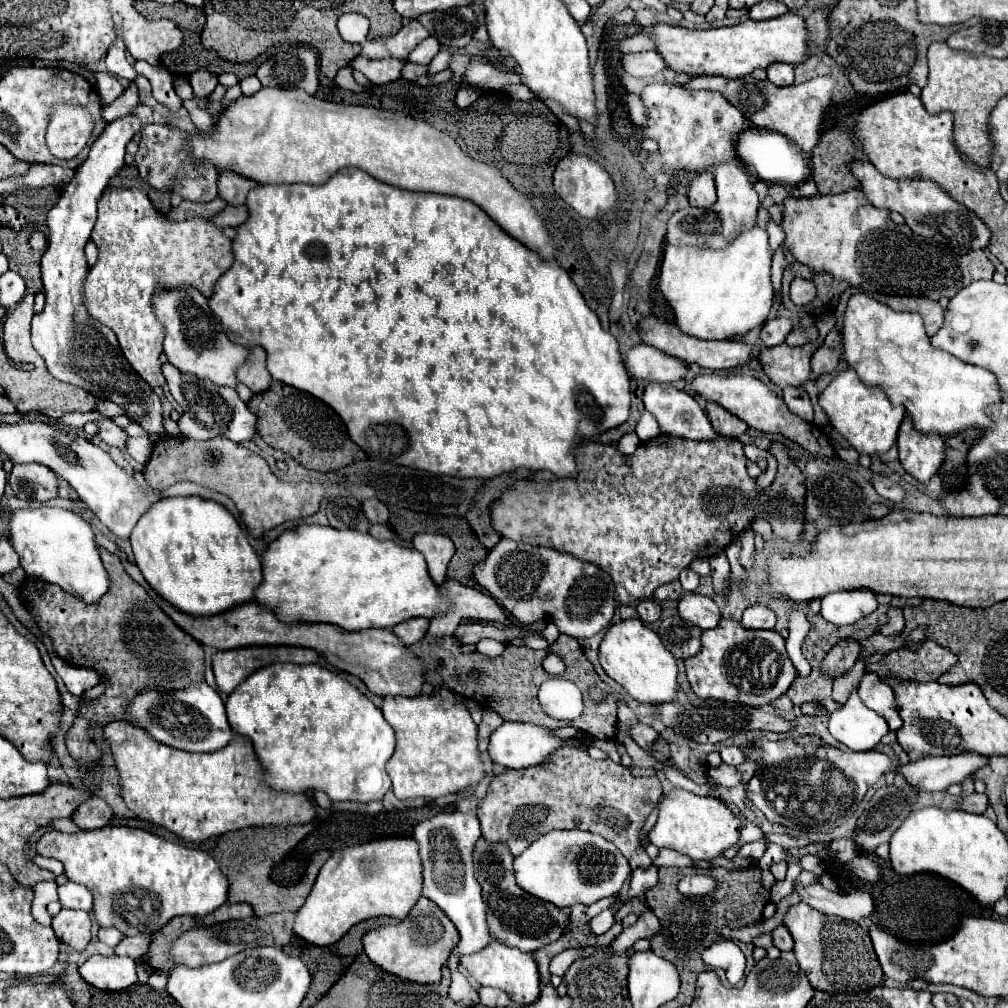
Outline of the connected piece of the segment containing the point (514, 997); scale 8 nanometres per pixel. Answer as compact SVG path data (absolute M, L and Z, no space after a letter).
M491 941L481 951L461 957L461 965L471 973L471 977L479 985L501 989L509 995L511 1001L527 1005L539 997L539 973L537 973L537 963L535 963L531 953L523 953L519 949L499 945L499 941Z

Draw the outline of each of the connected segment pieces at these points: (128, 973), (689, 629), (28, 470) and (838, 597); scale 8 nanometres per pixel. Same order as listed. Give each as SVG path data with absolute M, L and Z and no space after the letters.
M93 955L79 967L79 975L89 985L105 991L127 989L137 981L135 961L131 957L119 955Z
M667 617L661 621L661 627L659 627L659 637L663 645L677 659L689 659L697 655L703 647L701 635L703 635L703 629L699 629L697 625L681 617Z
M39 463L13 465L9 485L19 499L45 503L57 497L57 477L51 469Z
M839 591L821 599L821 615L833 625L853 625L877 609L877 595L871 591Z

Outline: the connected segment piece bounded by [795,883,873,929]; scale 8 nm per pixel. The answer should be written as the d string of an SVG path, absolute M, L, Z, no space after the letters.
M821 883L809 885L809 887L795 887L795 891L801 895L805 903L819 909L825 915L837 915L841 919L851 919L859 925L865 925L867 929L871 923L873 913L873 899L865 891L857 891L851 895L841 895L827 891Z

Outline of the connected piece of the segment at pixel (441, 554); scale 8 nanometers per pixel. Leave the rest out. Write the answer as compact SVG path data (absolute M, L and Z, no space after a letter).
M417 533L413 537L413 547L425 555L427 567L431 571L431 579L437 585L441 585L445 581L447 563L451 561L451 557L455 553L453 541L449 541L449 537L445 537L445 535L437 535L437 533Z

